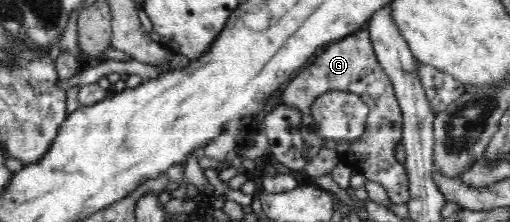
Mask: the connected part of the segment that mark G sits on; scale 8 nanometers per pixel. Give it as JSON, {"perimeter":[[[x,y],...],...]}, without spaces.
{"perimeter":[[[367,28],[356,30],[348,36],[342,37],[340,40],[331,42],[319,49],[317,53],[309,59],[308,63],[295,73],[286,84],[285,90],[281,93],[281,101],[283,101],[283,103],[301,110],[301,131],[303,132],[307,144],[310,146],[313,145],[312,148],[309,149],[308,156],[306,157],[308,161],[312,161],[321,150],[317,127],[314,124],[313,116],[311,116],[313,101],[320,95],[323,95],[323,93],[335,91],[335,89],[355,93],[369,106],[365,133],[363,133],[362,137],[359,137],[359,139],[356,139],[351,143],[348,159],[349,167],[363,174],[367,181],[381,184],[385,188],[385,191],[387,191],[387,196],[389,196],[390,201],[393,204],[408,204],[410,193],[408,190],[409,179],[407,169],[404,165],[399,163],[395,157],[396,147],[399,143],[402,143],[402,127],[404,122],[402,111],[398,104],[398,99],[394,94],[394,87],[392,86],[388,75],[385,73],[385,70],[378,62],[374,47],[372,46],[372,41],[370,40],[370,33]]]}

